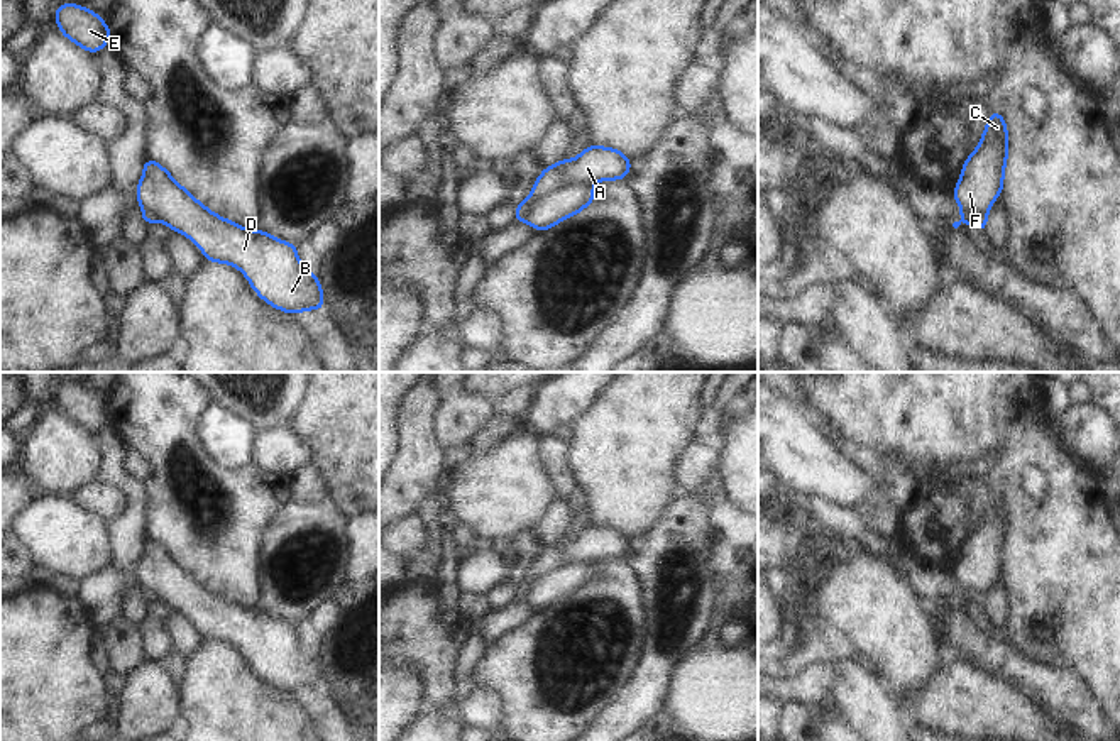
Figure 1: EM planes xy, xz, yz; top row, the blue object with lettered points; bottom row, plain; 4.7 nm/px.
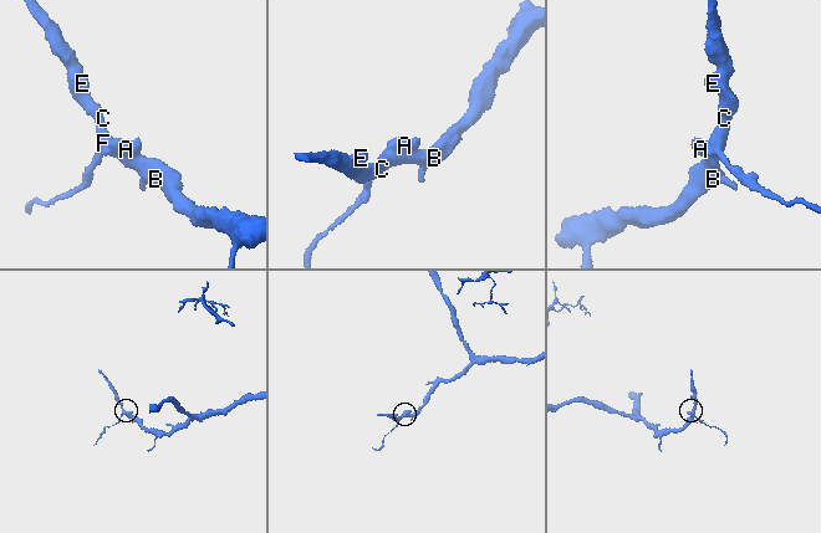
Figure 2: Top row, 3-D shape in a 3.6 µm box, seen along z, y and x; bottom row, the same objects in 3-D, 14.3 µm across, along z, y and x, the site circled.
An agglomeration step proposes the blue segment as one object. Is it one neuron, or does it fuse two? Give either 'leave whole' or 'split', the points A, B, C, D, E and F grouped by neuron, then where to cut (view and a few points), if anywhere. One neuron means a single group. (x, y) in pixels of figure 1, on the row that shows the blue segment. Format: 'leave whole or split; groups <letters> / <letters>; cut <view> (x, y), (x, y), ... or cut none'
split; groups A / B C D E F; cut xz (587, 183), (570, 183), (535, 195), (528, 214), (521, 220)

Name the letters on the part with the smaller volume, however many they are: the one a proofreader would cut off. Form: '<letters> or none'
A.

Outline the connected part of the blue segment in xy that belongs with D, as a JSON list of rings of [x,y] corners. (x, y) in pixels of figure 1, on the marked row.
[[[156,161],[144,162],[137,203],[174,232],[189,237],[206,261],[240,269],[254,291],[271,306],[293,315],[303,310],[323,310],[323,291],[316,272],[303,269],[294,244],[220,218]]]

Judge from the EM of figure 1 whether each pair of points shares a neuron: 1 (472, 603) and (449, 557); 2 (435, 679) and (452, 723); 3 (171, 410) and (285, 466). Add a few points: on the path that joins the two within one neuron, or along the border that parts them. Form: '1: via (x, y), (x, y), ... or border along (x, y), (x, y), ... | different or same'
1: border along (461, 591), (457, 609), (471, 621) | different
2: border along (450, 699), (440, 706), (427, 708) | different
3: border along (254, 462), (290, 479) | different

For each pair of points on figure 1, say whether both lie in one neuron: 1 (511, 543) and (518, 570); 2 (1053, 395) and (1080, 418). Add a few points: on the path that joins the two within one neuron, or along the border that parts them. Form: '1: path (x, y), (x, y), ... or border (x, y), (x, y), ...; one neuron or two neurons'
1: path (518, 550), (518, 564); one neuron
2: border (1073, 405), (1054, 422); two neurons

